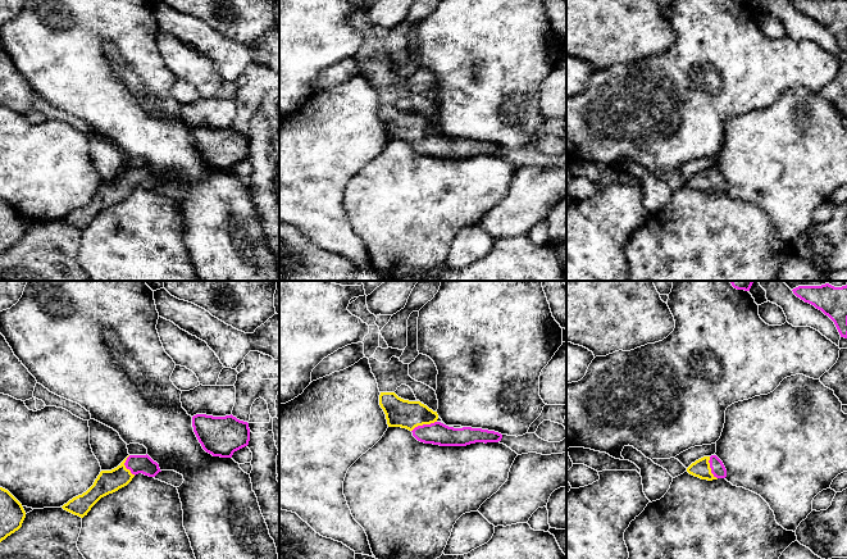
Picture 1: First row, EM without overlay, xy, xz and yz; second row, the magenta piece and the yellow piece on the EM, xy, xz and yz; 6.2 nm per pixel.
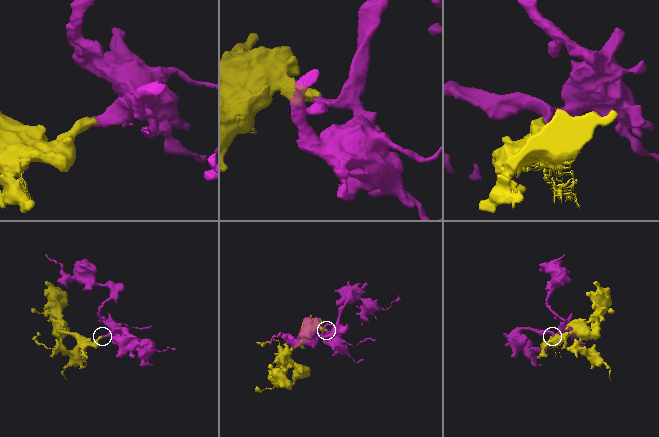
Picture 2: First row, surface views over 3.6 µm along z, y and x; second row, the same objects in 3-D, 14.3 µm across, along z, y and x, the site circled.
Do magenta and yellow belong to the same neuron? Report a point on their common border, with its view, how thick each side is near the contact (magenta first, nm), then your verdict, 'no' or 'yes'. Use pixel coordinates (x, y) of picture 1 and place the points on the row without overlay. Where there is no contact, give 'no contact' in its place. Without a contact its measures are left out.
contact xz (423, 137); calibres 140 and 180 nm; yes

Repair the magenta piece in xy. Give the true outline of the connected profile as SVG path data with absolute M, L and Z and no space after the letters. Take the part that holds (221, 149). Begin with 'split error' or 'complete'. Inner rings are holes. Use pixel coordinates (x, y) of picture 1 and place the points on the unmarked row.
complete; M196 127L192 129L192 140L202 162L213 169L232 171L234 164L247 159L250 154L249 136L232 127Z

